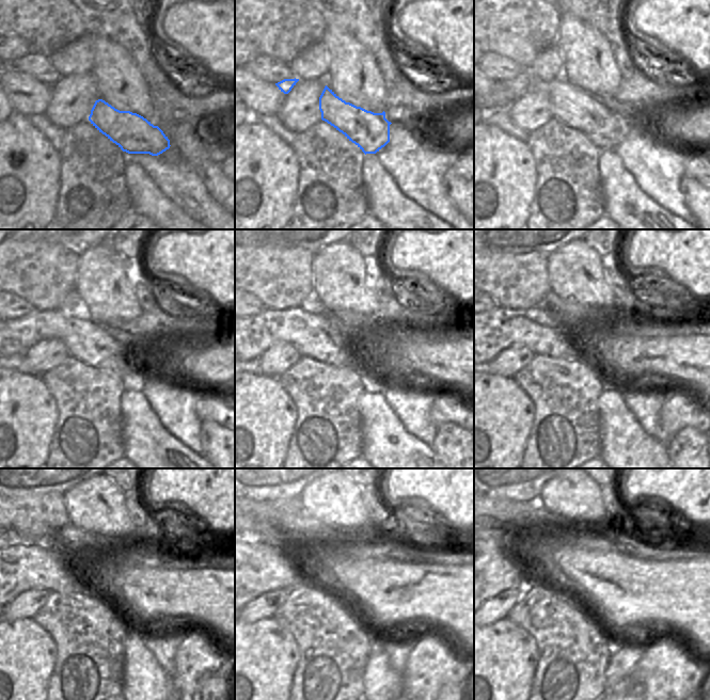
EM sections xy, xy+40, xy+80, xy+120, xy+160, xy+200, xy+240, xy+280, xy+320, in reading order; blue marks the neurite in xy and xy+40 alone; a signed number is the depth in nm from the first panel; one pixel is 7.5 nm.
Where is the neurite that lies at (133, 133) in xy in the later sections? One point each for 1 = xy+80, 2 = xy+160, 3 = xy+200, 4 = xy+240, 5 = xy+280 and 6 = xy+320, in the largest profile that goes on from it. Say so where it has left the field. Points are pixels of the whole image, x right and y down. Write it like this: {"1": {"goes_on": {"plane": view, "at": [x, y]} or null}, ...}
{"1": {"goes_on": {"plane": "xy+80", "at": [571, 106]}}, "2": {"goes_on": {"plane": "xy+160", "at": [313, 335]}}, "3": {"goes_on": {"plane": "xy+200", "at": [538, 329]}}, "4": {"goes_on": {"plane": "xy+240", "at": [41, 565]}}, "5": {"goes_on": {"plane": "xy+280", "at": [256, 566]}}, "6": {"goes_on": {"plane": "xy+320", "at": [495, 572]}}}

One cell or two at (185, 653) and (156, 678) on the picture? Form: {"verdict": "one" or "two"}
{"verdict": "two"}

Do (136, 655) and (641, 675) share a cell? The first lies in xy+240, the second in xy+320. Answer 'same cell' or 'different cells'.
different cells

